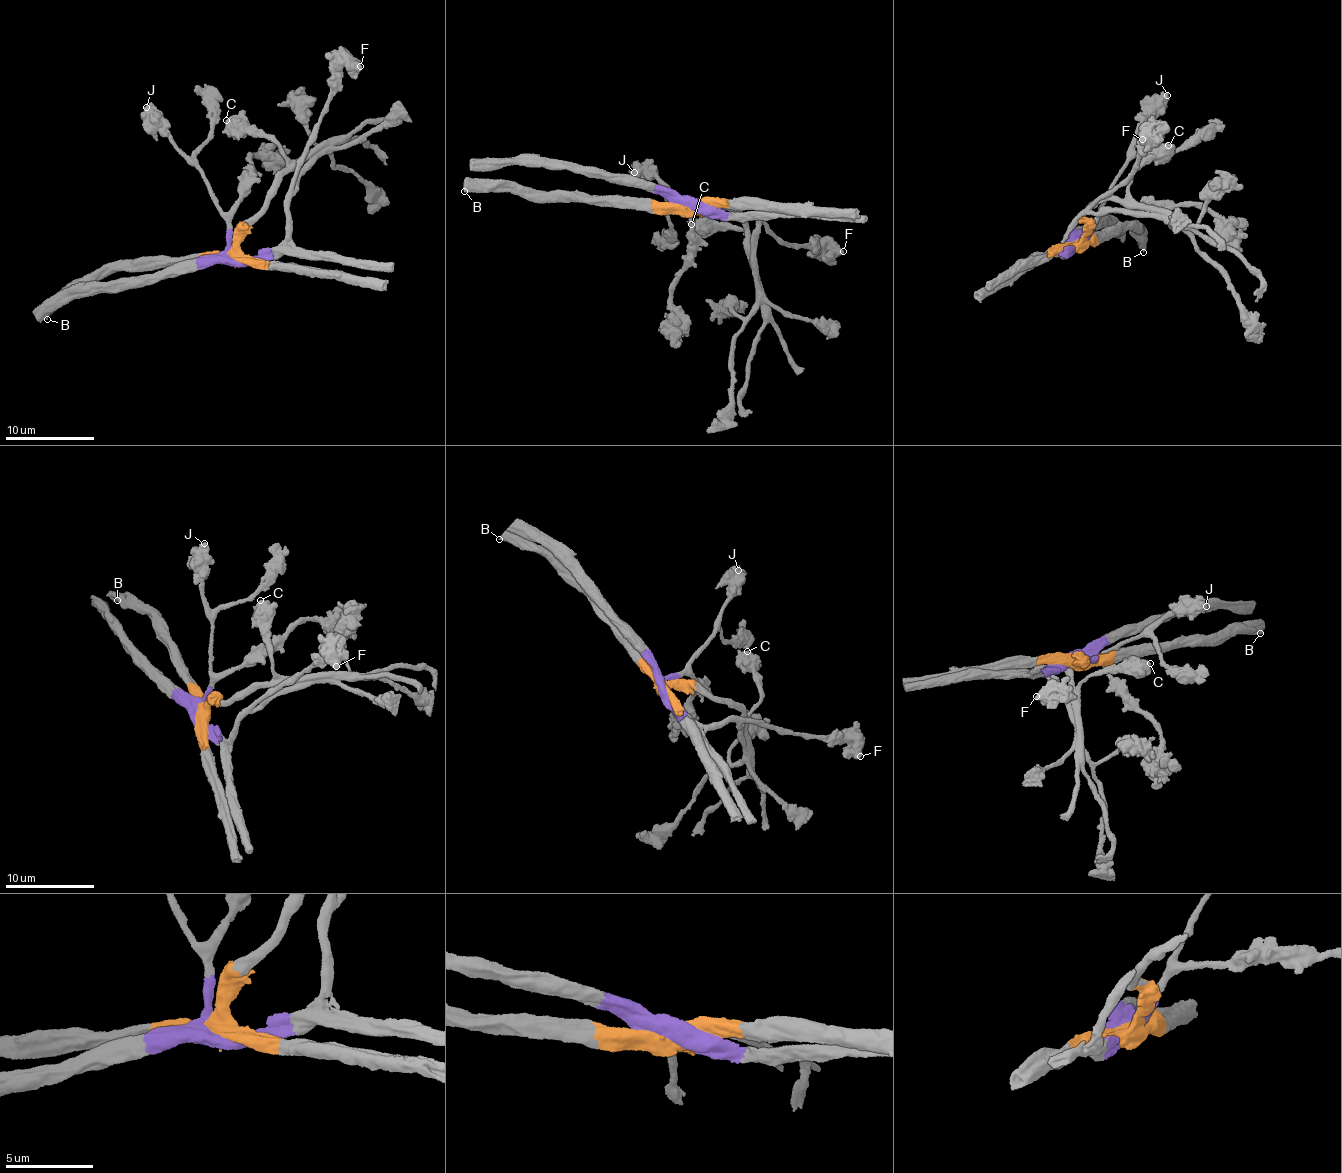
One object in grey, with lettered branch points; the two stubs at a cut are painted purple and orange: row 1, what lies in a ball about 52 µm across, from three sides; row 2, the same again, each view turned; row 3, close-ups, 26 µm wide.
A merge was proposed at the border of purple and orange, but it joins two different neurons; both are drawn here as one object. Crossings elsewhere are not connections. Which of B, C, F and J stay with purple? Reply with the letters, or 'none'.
F, J

